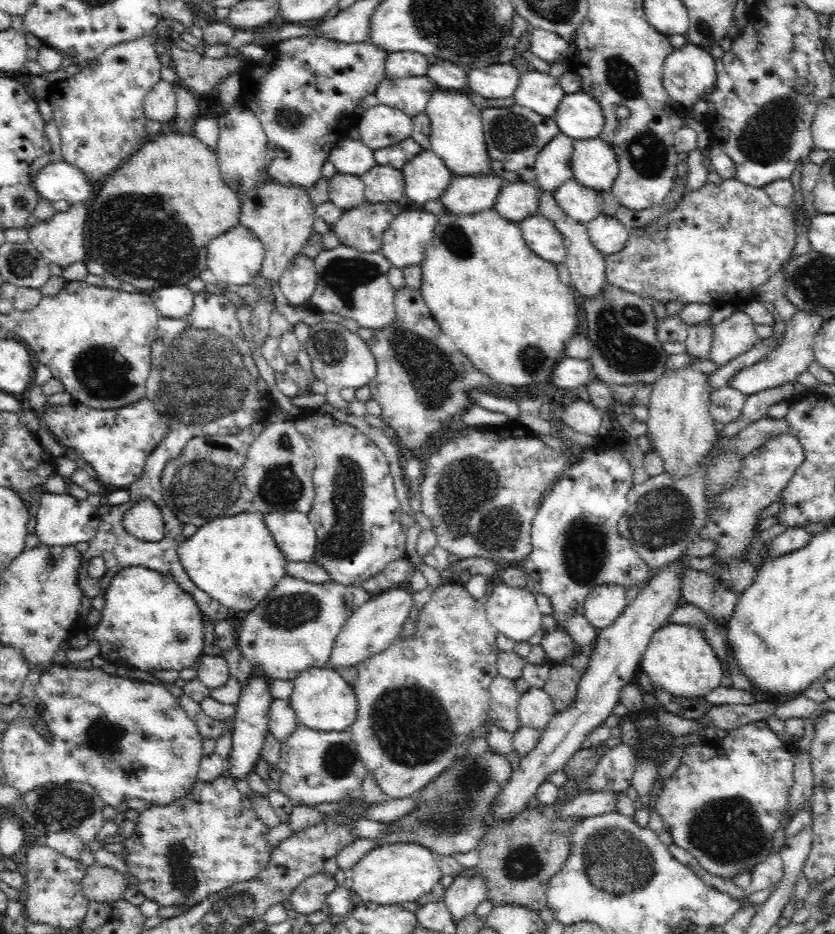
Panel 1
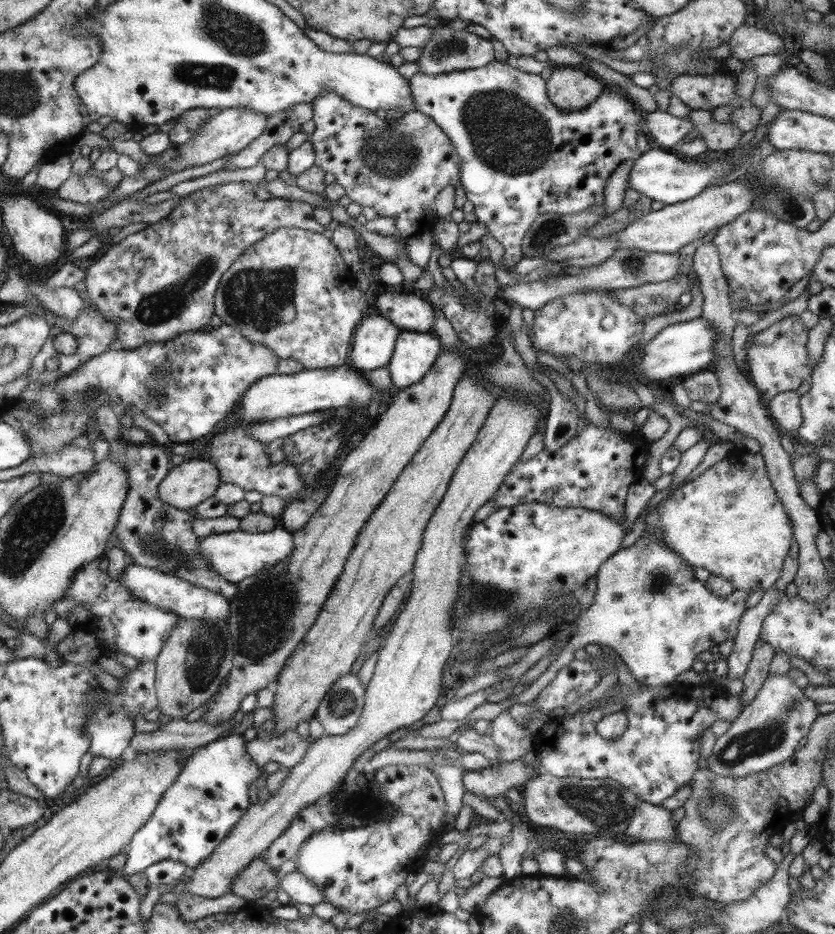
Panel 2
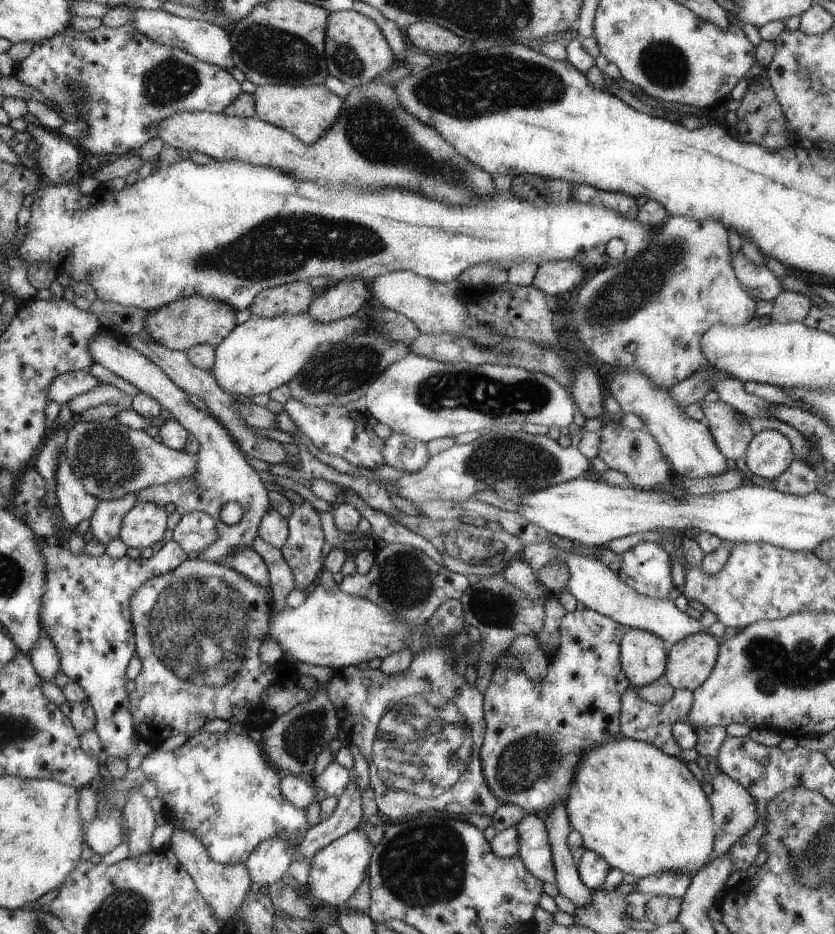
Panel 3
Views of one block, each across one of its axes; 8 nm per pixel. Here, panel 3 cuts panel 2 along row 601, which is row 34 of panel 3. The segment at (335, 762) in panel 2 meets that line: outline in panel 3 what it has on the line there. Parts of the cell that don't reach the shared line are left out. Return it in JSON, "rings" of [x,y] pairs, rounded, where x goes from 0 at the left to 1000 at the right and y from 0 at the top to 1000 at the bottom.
{"rings":[[[497,24],[495,28],[490,28],[485,32],[485,36],[490,39],[490,43],[509,54],[509,56],[521,56],[521,58],[535,58],[535,56],[545,56],[552,47],[550,39],[543,36],[535,30],[528,30],[523,26],[516,24]]]}

